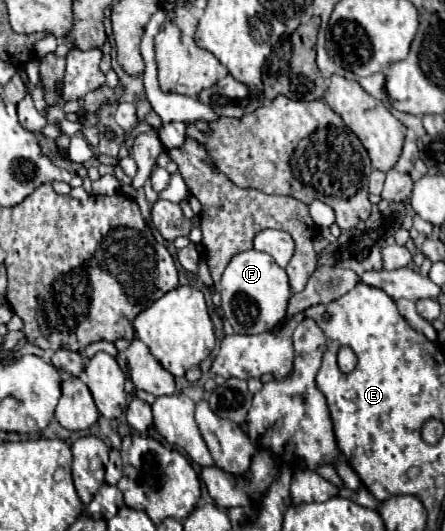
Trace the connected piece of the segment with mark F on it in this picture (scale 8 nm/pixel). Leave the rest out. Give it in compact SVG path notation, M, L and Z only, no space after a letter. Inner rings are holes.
M249 249L231 259L223 277L219 281L221 293L221 307L225 311L227 321L235 329L235 333L263 333L271 331L279 321L283 321L287 313L287 301L291 297L289 277L285 269L281 269L275 259L267 253Z

